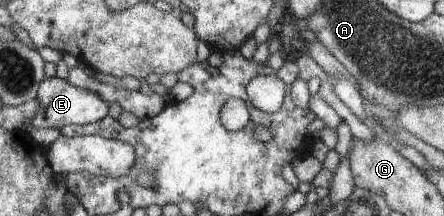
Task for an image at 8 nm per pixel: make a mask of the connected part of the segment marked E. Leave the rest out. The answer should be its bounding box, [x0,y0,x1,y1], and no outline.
[30,77,109,130]

